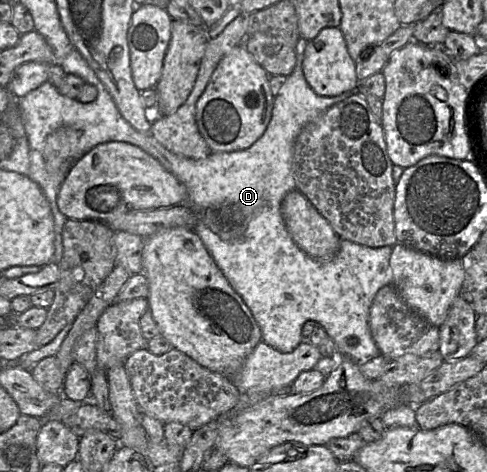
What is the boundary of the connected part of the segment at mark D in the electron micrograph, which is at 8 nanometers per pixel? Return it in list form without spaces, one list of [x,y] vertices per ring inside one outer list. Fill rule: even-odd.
[[[301,38],[295,47],[296,66],[287,76],[287,80],[274,98],[271,120],[263,135],[249,148],[232,152],[211,153],[204,159],[191,159],[177,155],[161,143],[152,134],[143,133],[132,127],[121,115],[112,96],[98,78],[83,56],[73,49],[61,62],[66,74],[74,74],[95,86],[97,98],[91,103],[82,103],[61,94],[58,89],[46,81],[37,89],[18,99],[22,121],[29,143],[30,168],[28,176],[41,188],[48,200],[54,219],[55,252],[52,262],[58,264],[63,256],[63,227],[67,217],[57,206],[59,188],[53,184],[45,168],[43,157],[46,137],[55,129],[69,126],[81,131],[77,145],[77,160],[98,144],[120,141],[133,144],[155,159],[172,173],[186,188],[187,202],[196,215],[195,233],[199,236],[218,268],[222,271],[232,288],[240,295],[250,309],[262,334],[262,341],[282,352],[292,352],[302,342],[302,327],[308,320],[316,321],[334,341],[336,350],[357,363],[364,363],[380,355],[371,335],[369,312],[373,299],[380,288],[392,284],[390,268],[392,246],[368,247],[349,240],[341,239],[340,249],[331,260],[316,260],[304,253],[289,234],[282,213],[281,202],[285,195],[296,189],[293,175],[293,147],[302,129],[328,108],[356,93],[346,91],[338,96],[320,96],[307,83],[303,73],[303,55],[308,40]]]

